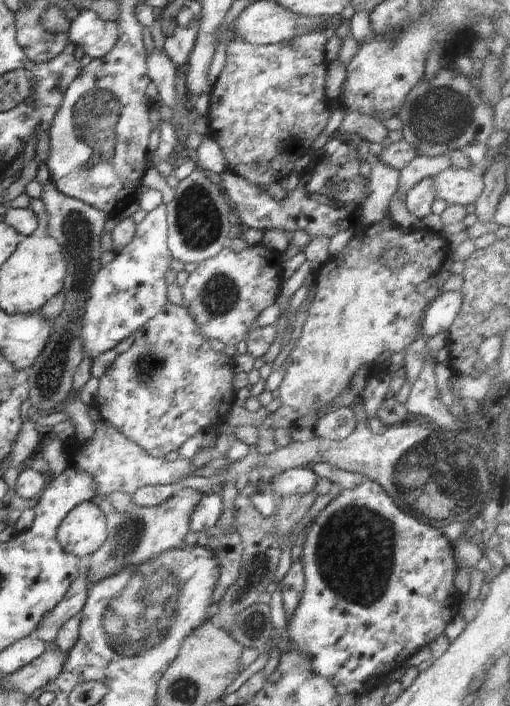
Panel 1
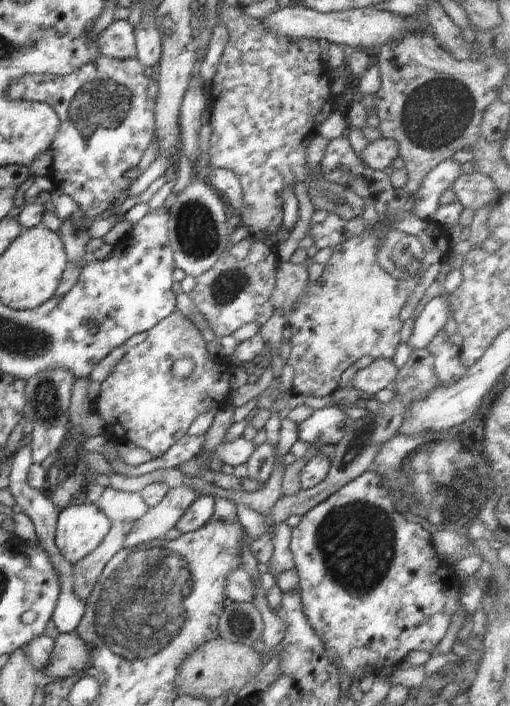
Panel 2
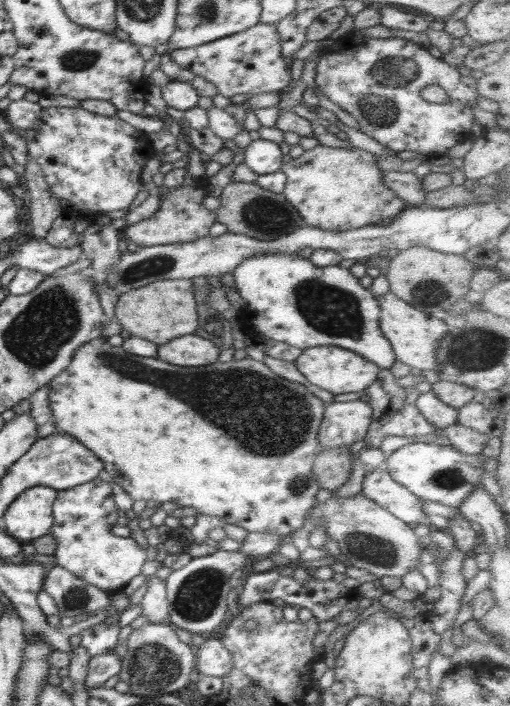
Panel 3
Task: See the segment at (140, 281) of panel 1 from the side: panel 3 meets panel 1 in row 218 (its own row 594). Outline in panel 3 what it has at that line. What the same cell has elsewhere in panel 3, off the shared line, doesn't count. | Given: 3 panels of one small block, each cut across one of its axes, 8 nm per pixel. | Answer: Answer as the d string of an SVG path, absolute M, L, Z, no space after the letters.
M155 575L147 576L146 593L141 602L141 614L146 616L150 624L167 621L169 604L167 601L167 588L165 581Z

